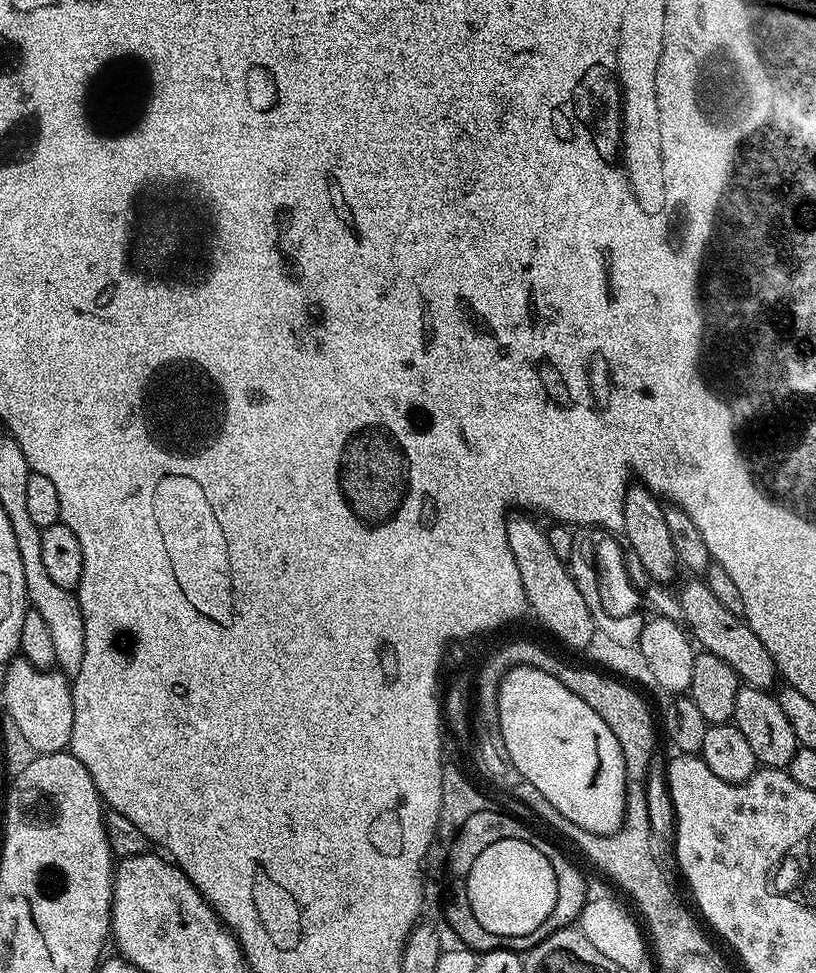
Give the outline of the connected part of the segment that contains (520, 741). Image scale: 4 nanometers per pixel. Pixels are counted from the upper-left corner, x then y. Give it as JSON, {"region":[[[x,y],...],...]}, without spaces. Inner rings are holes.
{"region":[[[518,665],[511,668],[498,690],[498,719],[510,761],[518,768],[521,778],[531,788],[538,790],[562,818],[570,818],[582,830],[596,835],[610,835],[624,825],[626,806],[626,766],[622,762],[622,749],[614,730],[597,712],[582,702],[577,694],[562,686],[554,674],[534,670],[534,666]]]}

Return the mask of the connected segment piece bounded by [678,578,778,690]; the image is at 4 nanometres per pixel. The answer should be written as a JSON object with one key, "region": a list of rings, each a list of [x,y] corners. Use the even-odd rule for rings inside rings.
{"region":[[[688,578],[680,592],[678,590],[678,599],[679,615],[691,639],[703,651],[714,654],[714,658],[722,658],[722,662],[726,662],[726,666],[730,666],[730,670],[734,670],[744,684],[765,690],[773,687],[771,684],[778,680],[774,658],[770,658],[770,650],[762,646],[758,634],[750,630],[748,621],[743,616],[730,614],[730,610],[726,610],[726,606],[714,598],[714,590],[710,590],[710,586],[700,578]]]}

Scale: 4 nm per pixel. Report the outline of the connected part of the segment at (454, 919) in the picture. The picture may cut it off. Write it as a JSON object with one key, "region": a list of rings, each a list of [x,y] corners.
{"region":[[[506,826],[506,832],[510,834],[520,834],[524,836],[524,841],[530,842],[536,850],[541,851],[542,854],[546,855],[546,860],[550,862],[550,866],[554,869],[554,878],[557,883],[557,897],[555,899],[554,910],[550,912],[550,916],[546,918],[545,922],[542,922],[541,926],[538,926],[537,930],[532,931],[530,934],[526,935],[496,935],[490,934],[476,918],[470,918],[470,900],[468,889],[465,885],[460,884],[452,890],[452,896],[445,901],[442,915],[444,914],[445,925],[454,924],[450,932],[453,930],[458,930],[462,937],[458,939],[458,942],[464,947],[466,943],[470,942],[470,947],[473,951],[475,946],[478,946],[478,954],[482,954],[486,951],[508,951],[517,954],[523,954],[528,952],[538,942],[542,942],[549,937],[550,934],[556,933],[558,929],[569,927],[573,925],[581,914],[582,909],[584,909],[585,904],[588,901],[588,886],[586,884],[586,878],[582,874],[581,870],[574,866],[567,858],[567,856],[554,844],[547,841],[547,837],[540,835],[538,838],[532,838],[528,834],[522,834],[520,830],[514,830],[510,826]]]}

